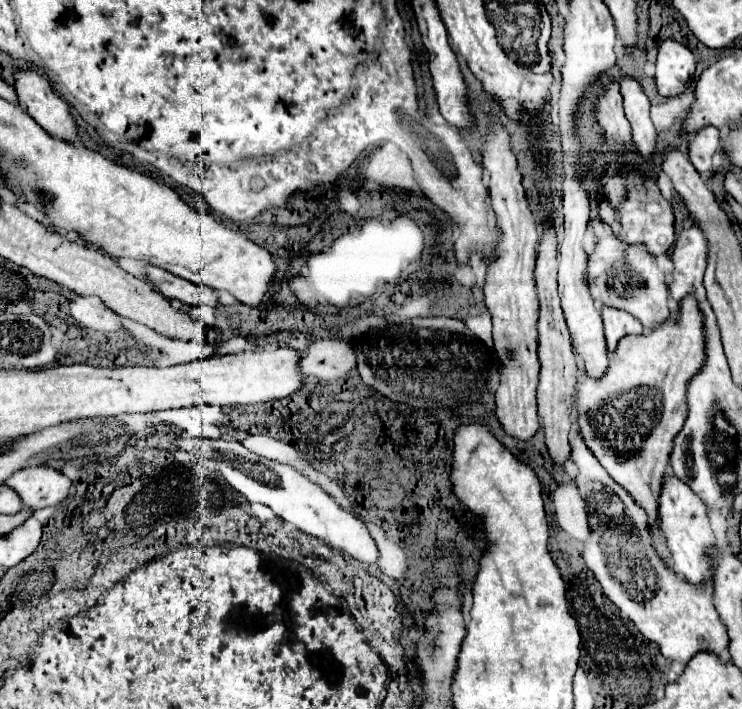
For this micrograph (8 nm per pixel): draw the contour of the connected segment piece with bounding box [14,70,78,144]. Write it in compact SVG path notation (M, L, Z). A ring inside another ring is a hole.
M20 70L16 74L16 94L26 106L26 112L54 138L74 144L78 126L70 116L68 104L54 94L48 80L40 74Z

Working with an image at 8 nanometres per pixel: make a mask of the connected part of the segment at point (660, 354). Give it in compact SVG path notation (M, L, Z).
M688 294L678 304L678 314L668 318L648 334L624 336L614 352L608 352L610 364L600 380L582 376L576 390L578 426L584 444L600 460L606 472L616 480L640 508L648 514L652 544L660 560L670 564L666 540L654 532L658 522L658 498L668 460L674 448L674 436L684 426L686 386L704 366L704 314L698 300Z

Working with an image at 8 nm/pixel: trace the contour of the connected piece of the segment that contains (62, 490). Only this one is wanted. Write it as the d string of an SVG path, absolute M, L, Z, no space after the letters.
M28 466L14 472L6 482L28 508L60 506L72 488L72 482L58 470L48 466Z

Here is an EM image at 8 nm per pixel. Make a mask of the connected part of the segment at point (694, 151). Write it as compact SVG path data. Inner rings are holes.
M706 126L698 134L688 136L688 142L690 142L688 160L694 164L694 168L700 174L712 172L712 156L722 150L718 130L714 126Z

